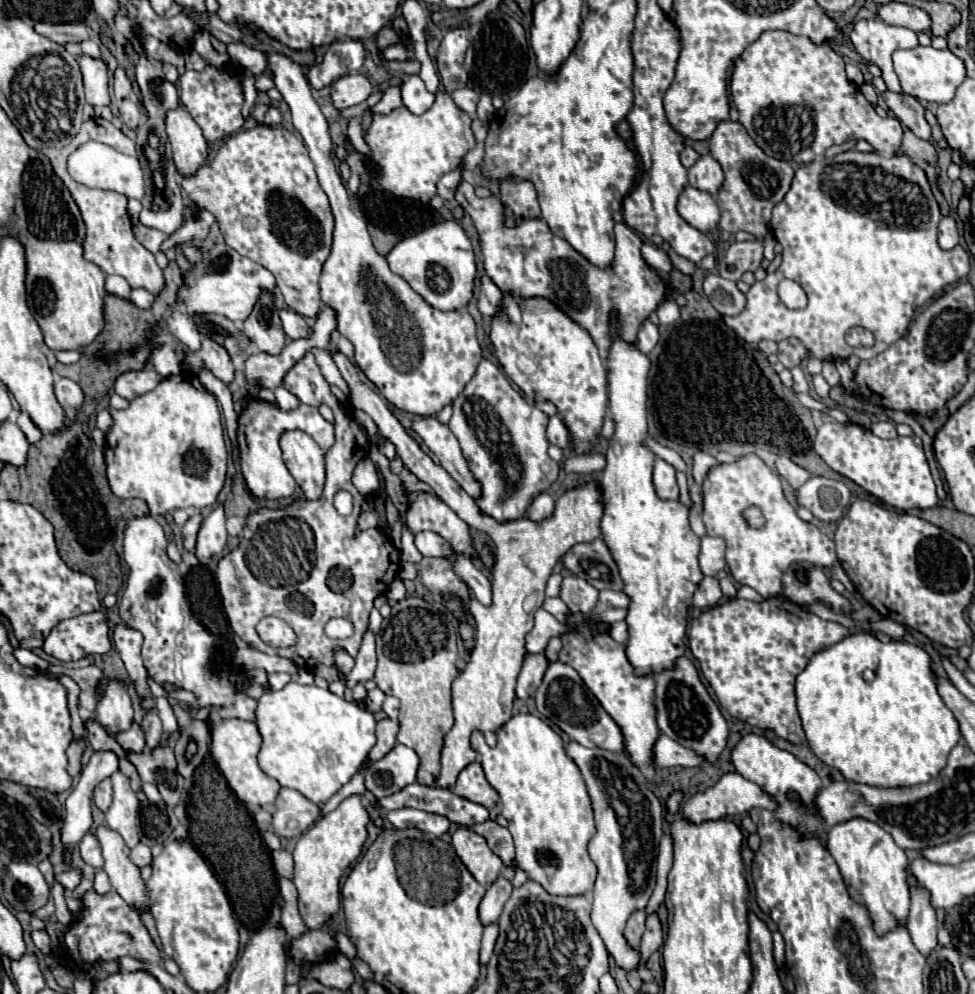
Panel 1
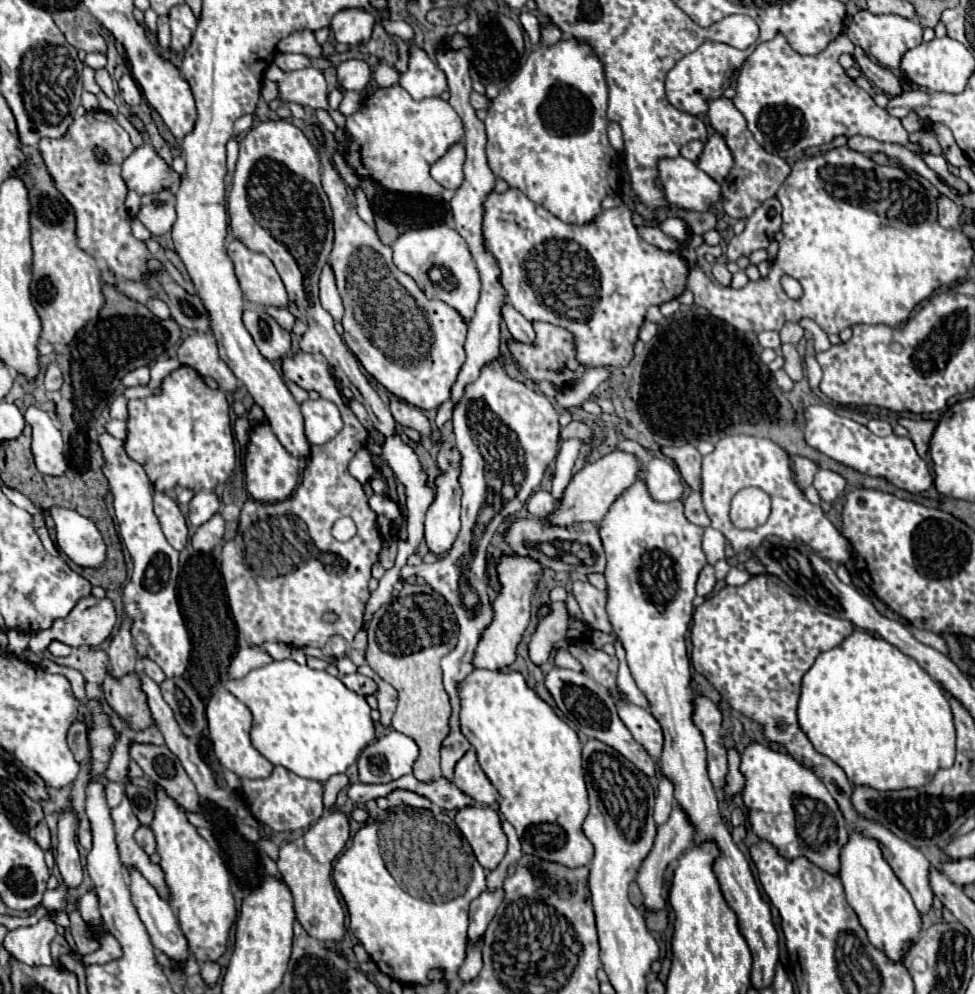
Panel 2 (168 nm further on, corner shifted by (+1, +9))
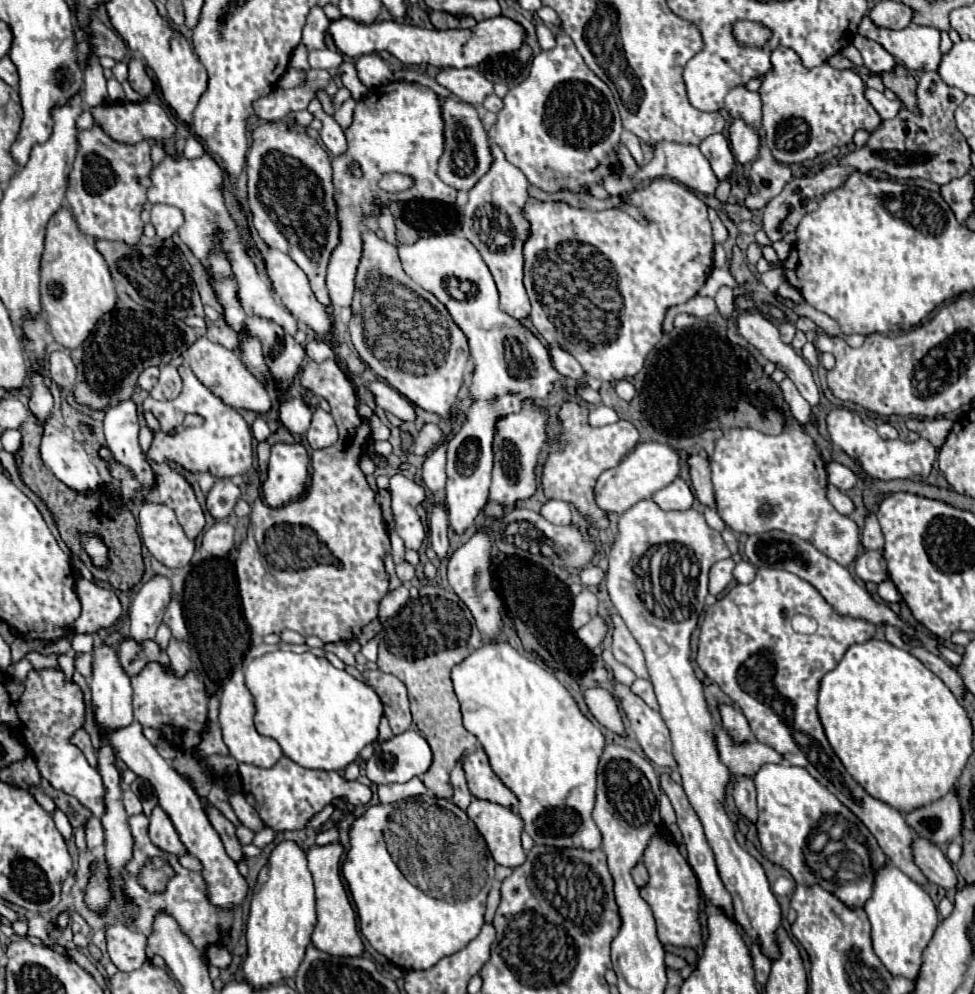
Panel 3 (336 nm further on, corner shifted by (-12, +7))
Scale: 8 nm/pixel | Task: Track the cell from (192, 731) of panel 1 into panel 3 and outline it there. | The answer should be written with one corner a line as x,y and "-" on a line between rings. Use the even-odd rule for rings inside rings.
170,640
166,652
168,652
168,658
170,658
170,664
172,664
176,678
184,678
188,672
192,672
190,656
186,654
186,650
176,640

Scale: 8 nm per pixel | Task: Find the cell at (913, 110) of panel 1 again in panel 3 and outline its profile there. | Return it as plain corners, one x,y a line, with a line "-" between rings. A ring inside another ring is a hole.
854,36
852,44
860,50
862,58
864,58
864,66
872,72
872,74
882,74
896,68
896,60
874,40
866,40
862,36

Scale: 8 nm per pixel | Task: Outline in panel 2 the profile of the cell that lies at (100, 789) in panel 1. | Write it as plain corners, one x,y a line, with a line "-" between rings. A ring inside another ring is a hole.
107,782
107,802
111,808
115,808
123,800
123,784

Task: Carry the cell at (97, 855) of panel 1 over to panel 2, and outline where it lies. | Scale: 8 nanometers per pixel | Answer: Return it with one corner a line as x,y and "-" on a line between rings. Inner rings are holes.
81,816
81,820
79,820
77,840
79,840
79,844
81,844
85,850
91,848
91,828
89,828
89,820
87,820
85,816

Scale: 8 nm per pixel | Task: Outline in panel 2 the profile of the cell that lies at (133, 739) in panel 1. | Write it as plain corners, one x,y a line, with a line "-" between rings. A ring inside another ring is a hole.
107,672
107,678
103,682
105,700
111,700
111,708
125,718
133,730
145,730
153,724
153,716
147,706
147,696
141,690
141,678
137,672
125,674
123,678
113,678
111,672

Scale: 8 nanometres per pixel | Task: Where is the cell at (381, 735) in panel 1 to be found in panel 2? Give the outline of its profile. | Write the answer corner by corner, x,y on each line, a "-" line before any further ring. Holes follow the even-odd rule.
337,774
337,776
331,776
331,778
327,780
323,792
323,804
325,808
331,808
331,806
335,804
337,794
339,794
347,784
349,784
349,780
347,780
345,774

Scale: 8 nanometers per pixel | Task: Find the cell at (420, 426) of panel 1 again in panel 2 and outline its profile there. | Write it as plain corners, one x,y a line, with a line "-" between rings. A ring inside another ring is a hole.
389,396
387,408
393,414
393,418
395,418
397,424
415,428
419,434
431,434
431,426
429,426
427,418
423,416
423,412
417,406
411,406
411,404
395,398
395,396

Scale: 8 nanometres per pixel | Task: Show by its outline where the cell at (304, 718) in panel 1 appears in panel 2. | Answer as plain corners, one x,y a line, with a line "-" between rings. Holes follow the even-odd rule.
291,658
253,668
247,676
229,680
223,686
253,714
253,746
271,764
285,766
297,776
323,784
333,774
345,772
375,738
371,708
363,696
349,690
325,670
313,670

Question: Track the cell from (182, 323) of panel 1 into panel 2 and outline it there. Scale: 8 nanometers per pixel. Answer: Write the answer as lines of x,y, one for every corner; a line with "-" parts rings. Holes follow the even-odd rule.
105,112
77,116
61,138
43,138
39,142
39,152
55,188
73,206
79,248
89,252
93,258
103,260
111,272
127,280
137,280
137,276
145,276
145,272
161,268
161,262
151,256
147,246
131,234
131,218
123,204
127,186
121,178
121,162
133,150
135,148
129,140
129,134
117,124
113,116
107,116
-
95,148
105,152
107,162
97,158

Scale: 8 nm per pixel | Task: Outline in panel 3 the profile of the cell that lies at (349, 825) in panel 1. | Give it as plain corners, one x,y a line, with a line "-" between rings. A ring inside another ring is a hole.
330,842
326,846
312,844
306,850
308,868
314,876
314,886
316,886
316,914
318,914
318,922
312,932
312,944
318,950
334,954
334,956
360,956
364,952
364,944
362,944
358,928
356,928
356,914
350,906
348,894
340,880
342,852
344,852
344,848
340,842

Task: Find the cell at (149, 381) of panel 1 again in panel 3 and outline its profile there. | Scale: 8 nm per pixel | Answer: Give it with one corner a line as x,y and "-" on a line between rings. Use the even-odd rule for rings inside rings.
156,366
146,368
146,370
140,374
140,378
138,378
138,386
140,386
142,390
150,392
150,390
152,390
152,386
156,384
156,380
158,380
158,374
160,374
160,370
158,370

